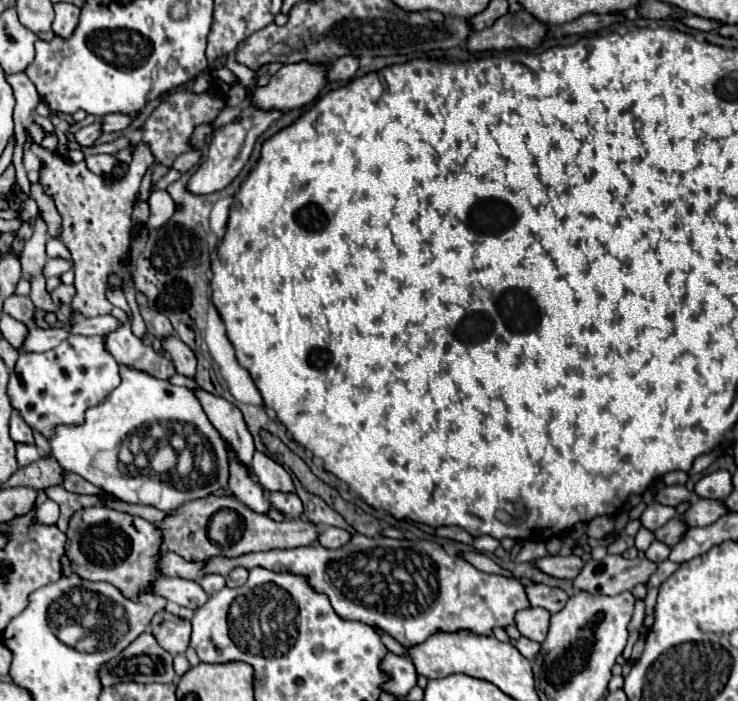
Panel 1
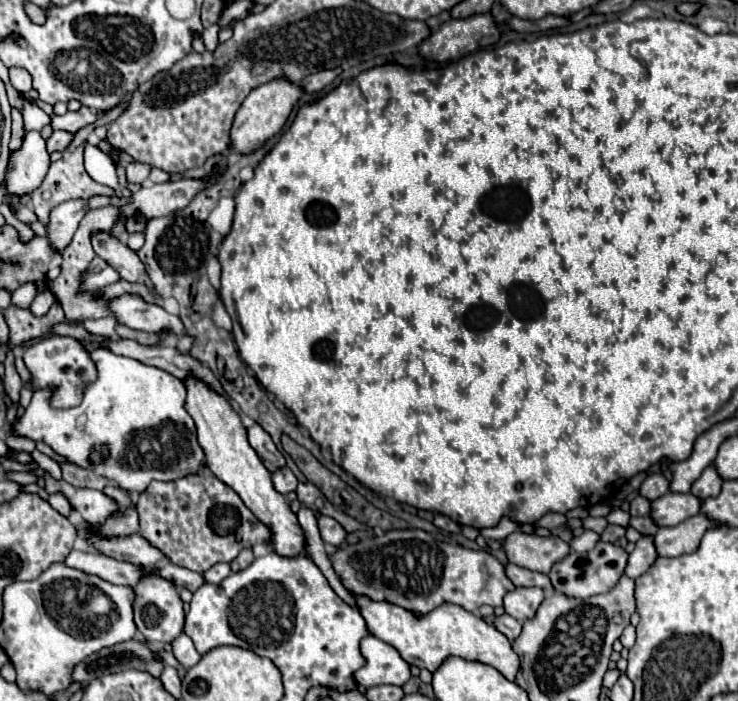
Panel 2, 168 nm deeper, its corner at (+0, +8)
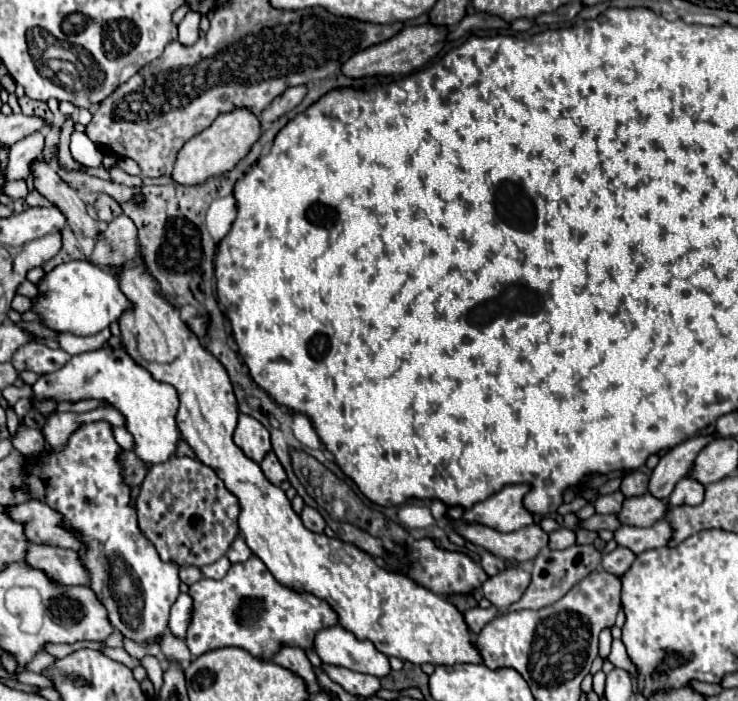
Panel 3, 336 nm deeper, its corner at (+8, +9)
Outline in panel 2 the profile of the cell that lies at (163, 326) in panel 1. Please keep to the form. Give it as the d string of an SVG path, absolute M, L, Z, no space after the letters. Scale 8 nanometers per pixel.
M97 231L93 233L93 249L95 253L105 259L123 279L127 281L137 281L139 273L145 269L141 259L133 249L127 247L127 243L119 237L115 237L109 231Z

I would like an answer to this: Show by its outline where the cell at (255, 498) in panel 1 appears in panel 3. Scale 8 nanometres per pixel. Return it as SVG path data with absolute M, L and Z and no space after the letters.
M139 262L139 268L119 272L119 284L123 294L133 302L133 310L127 310L119 320L125 352L139 366L143 366L155 380L167 382L177 390L179 394L177 428L181 430L181 436L185 436L183 440L193 448L197 460L213 468L215 474L223 480L225 488L239 498L241 534L245 536L247 546L253 550L255 556L263 560L263 564L271 570L271 574L285 586L291 586L295 590L309 590L317 598L327 600L331 608L337 612L339 622L345 630L353 632L359 640L371 640L377 646L377 650L381 650L387 656L395 656L417 666L419 664L449 666L457 662L481 664L483 656L475 644L475 636L469 630L463 614L449 600L433 594L431 590L425 590L423 586L417 586L415 582L409 582L409 578L401 578L401 574L389 574L387 570L381 570L381 566L377 566L369 554L361 552L353 544L341 542L339 538L329 538L325 534L313 534L303 526L301 518L293 512L285 492L279 486L271 484L261 472L259 464L247 458L243 450L233 442L239 408L225 366L209 350L205 350L197 340L197 336L181 322L179 310L163 296L157 294L157 282L153 280L151 274L147 274L143 262Z

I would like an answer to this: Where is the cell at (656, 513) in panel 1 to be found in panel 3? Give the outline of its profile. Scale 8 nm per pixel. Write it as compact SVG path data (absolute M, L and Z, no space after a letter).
M621 492L601 496L595 502L595 510L597 510L597 514L619 514L623 508L623 500L625 500L625 496Z

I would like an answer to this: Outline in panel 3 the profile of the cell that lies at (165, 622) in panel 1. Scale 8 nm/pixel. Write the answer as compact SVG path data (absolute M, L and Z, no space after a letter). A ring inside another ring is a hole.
M107 422L87 424L79 428L75 434L71 434L69 444L63 452L59 454L51 452L43 464L29 460L27 482L29 482L31 496L59 510L65 516L65 526L79 532L79 536L89 544L89 552L81 554L85 566L91 572L89 586L95 590L97 598L105 602L109 610L109 620L113 622L113 626L119 632L123 632L125 638L131 638L135 642L147 642L161 636L167 630L169 608L179 596L179 582L181 582L177 576L179 566L173 566L173 562L161 562L155 546L141 534L137 526L137 514L129 506L131 488L123 484L121 464L115 462L117 452L119 452L119 444L115 442L111 434L111 426ZM49 470L55 470L55 476L49 476Z

